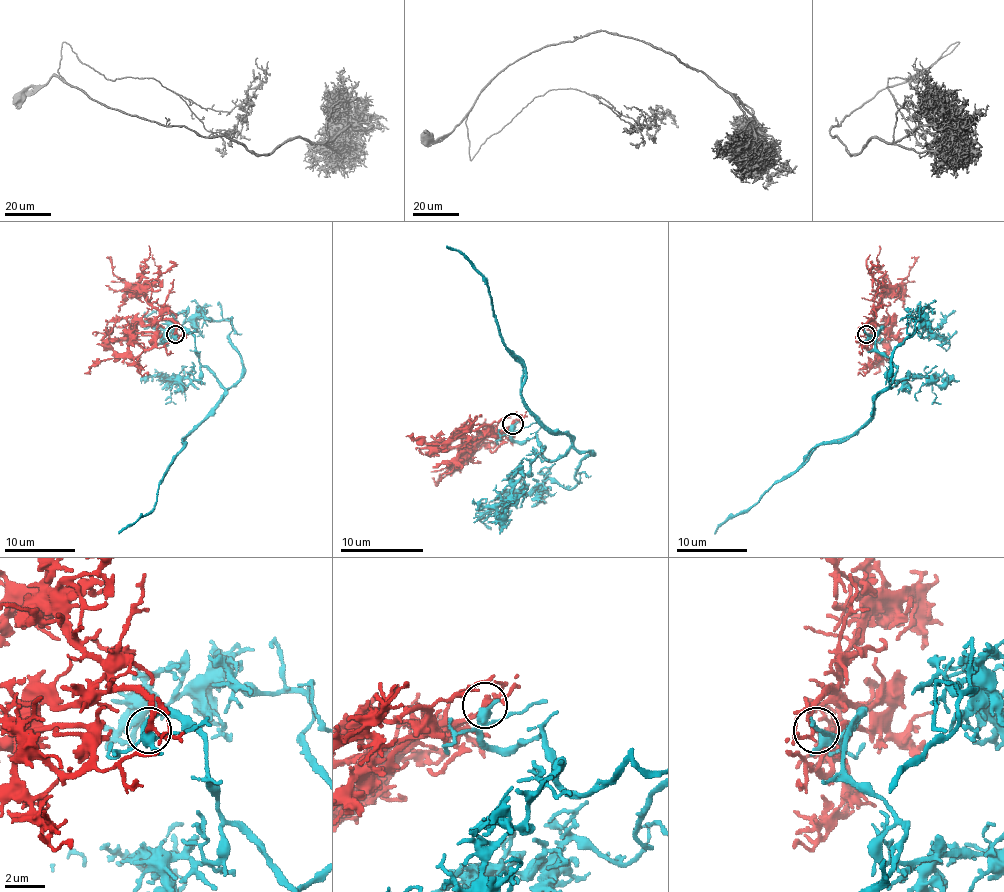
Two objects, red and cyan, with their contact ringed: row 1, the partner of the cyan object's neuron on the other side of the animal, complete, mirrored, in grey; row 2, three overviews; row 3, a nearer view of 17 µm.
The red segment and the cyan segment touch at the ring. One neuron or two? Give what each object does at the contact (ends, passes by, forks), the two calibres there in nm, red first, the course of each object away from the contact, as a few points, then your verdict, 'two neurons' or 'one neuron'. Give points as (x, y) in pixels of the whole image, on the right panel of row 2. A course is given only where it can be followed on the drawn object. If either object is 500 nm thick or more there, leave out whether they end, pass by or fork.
red passes by; cyan forks there; 200 nm thick on the red side, 300 nm on the other; red runs (866, 334), (857, 336), (857, 341), (864, 348), (870, 348), (873, 343), (882, 355), (878, 369), (873, 375); cyan runs (866, 334), (882, 329), (875, 346), (896, 367), (875, 412), (843, 440), (822, 441), (794, 471), (715, 533); one neuron

